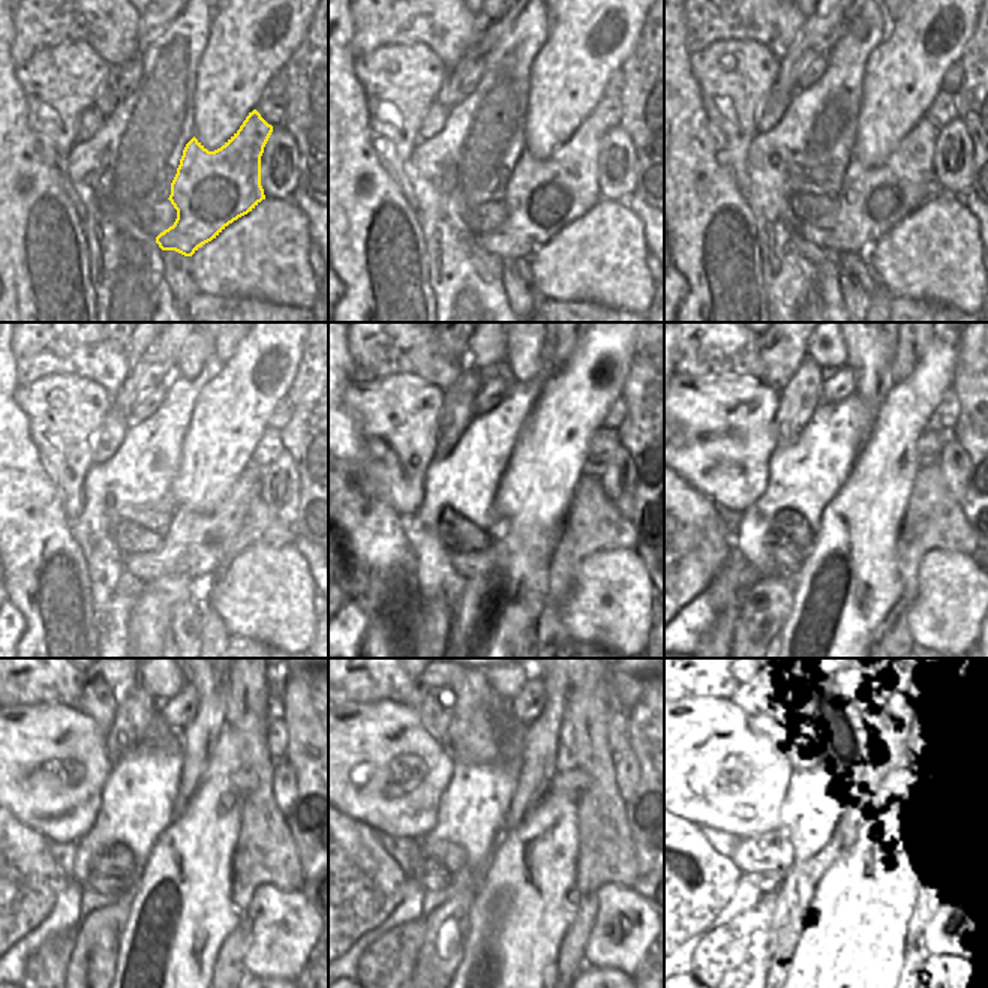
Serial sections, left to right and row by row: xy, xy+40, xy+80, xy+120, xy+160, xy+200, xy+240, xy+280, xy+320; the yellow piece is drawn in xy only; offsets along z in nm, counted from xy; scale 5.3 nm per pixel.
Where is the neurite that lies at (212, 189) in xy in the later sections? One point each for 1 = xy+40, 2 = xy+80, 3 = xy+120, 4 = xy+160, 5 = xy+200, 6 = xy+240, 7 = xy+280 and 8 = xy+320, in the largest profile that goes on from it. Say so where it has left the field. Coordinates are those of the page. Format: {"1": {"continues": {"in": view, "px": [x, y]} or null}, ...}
{"1": {"continues": {"in": "xy+40", "px": [541, 197]}}, "2": {"continues": {"in": "xy+80", "px": [873, 200]}}, "3": {"continues": {"in": "xy+120", "px": [195, 544]}}, "4": {"continues": {"in": "xy+160", "px": [470, 564]}}, "5": {"continues": {"in": "xy+200", "px": [789, 558]}}, "6": {"continues": {"in": "xy+240", "px": [108, 886]}}, "7": {"continues": {"in": "xy+280", "px": [431, 882]}}, "8": {"continues": {"in": "xy+320", "px": [763, 883]}}}

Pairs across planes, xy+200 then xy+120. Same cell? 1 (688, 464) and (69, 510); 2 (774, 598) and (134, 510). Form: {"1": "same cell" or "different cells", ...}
{"1": "same cell", "2": "different cells"}

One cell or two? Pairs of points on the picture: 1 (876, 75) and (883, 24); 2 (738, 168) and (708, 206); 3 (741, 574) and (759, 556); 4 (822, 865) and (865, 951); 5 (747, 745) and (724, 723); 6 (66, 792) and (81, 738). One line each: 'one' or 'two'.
1: two
2: two
3: two
4: two
5: one
6: one

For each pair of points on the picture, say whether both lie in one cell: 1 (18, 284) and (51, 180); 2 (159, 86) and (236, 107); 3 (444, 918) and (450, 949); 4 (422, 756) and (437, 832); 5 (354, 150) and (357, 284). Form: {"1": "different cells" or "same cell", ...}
{"1": "same cell", "2": "different cells", "3": "same cell", "4": "different cells", "5": "same cell"}

